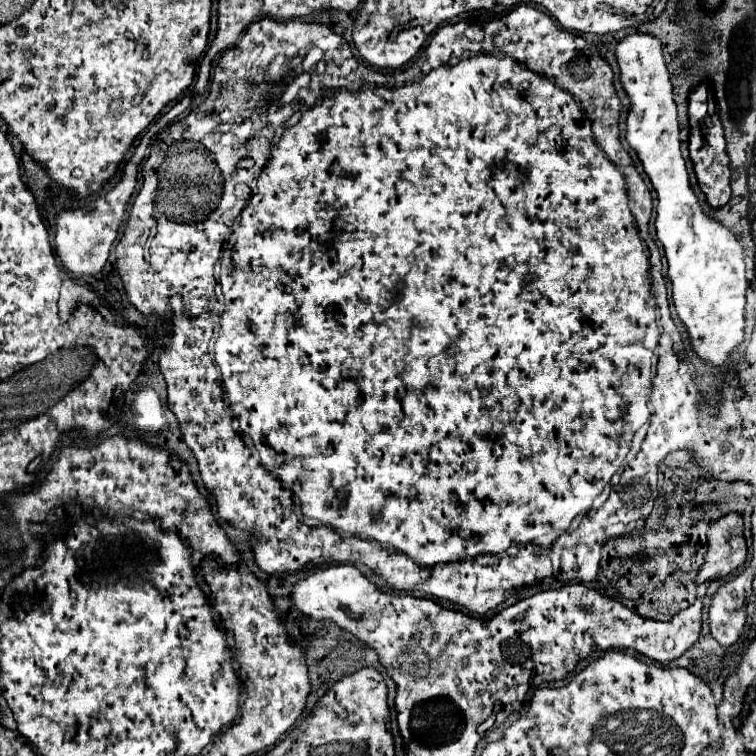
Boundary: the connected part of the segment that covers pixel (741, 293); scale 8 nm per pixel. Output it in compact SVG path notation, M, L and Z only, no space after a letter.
M631 34L617 44L615 56L621 68L621 84L631 98L627 140L657 190L655 228L669 262L675 310L689 330L697 356L713 366L721 366L745 340L747 278L743 248L729 228L701 210L691 190L681 156L677 106L673 102L673 86L661 54L661 42L649 34Z

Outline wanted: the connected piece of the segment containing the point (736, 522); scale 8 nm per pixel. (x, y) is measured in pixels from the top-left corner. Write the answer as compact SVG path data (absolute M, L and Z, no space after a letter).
M729 512L711 524L707 532L709 550L703 558L703 566L697 574L697 586L707 580L717 580L733 572L745 562L747 546L743 536L743 518L737 512Z

